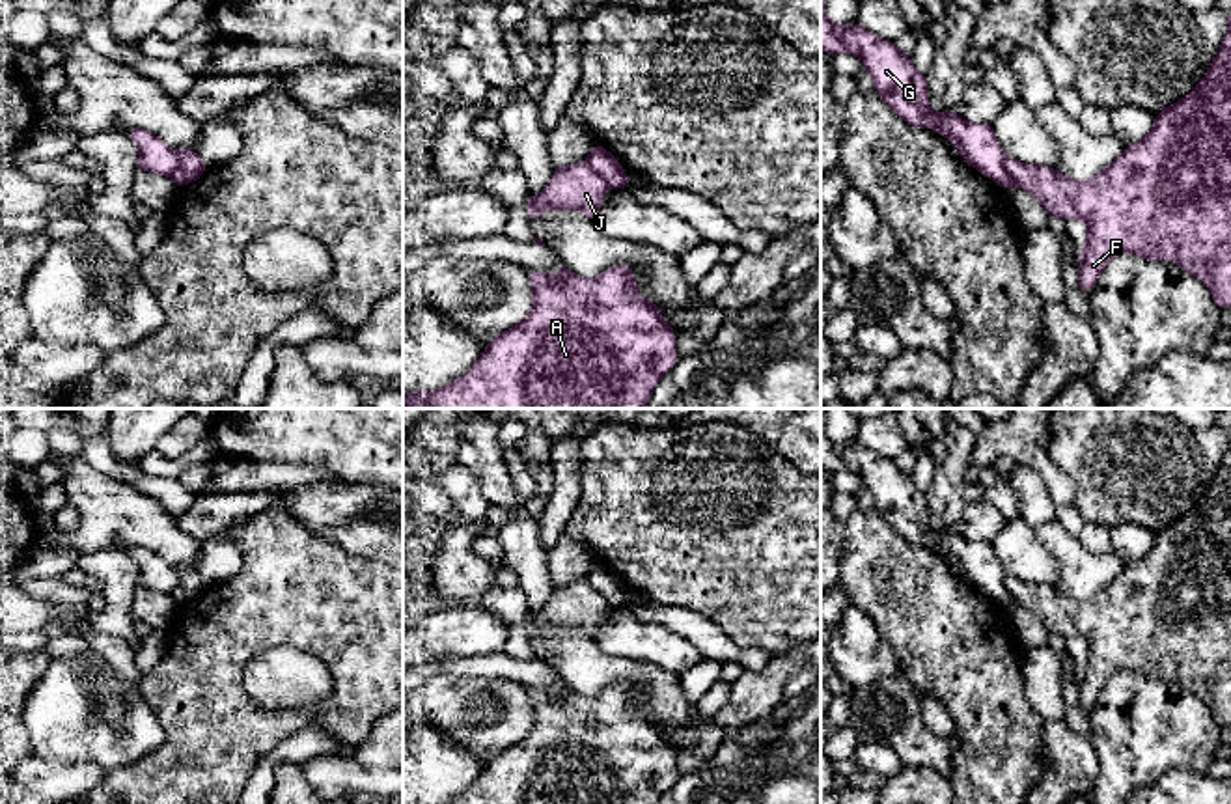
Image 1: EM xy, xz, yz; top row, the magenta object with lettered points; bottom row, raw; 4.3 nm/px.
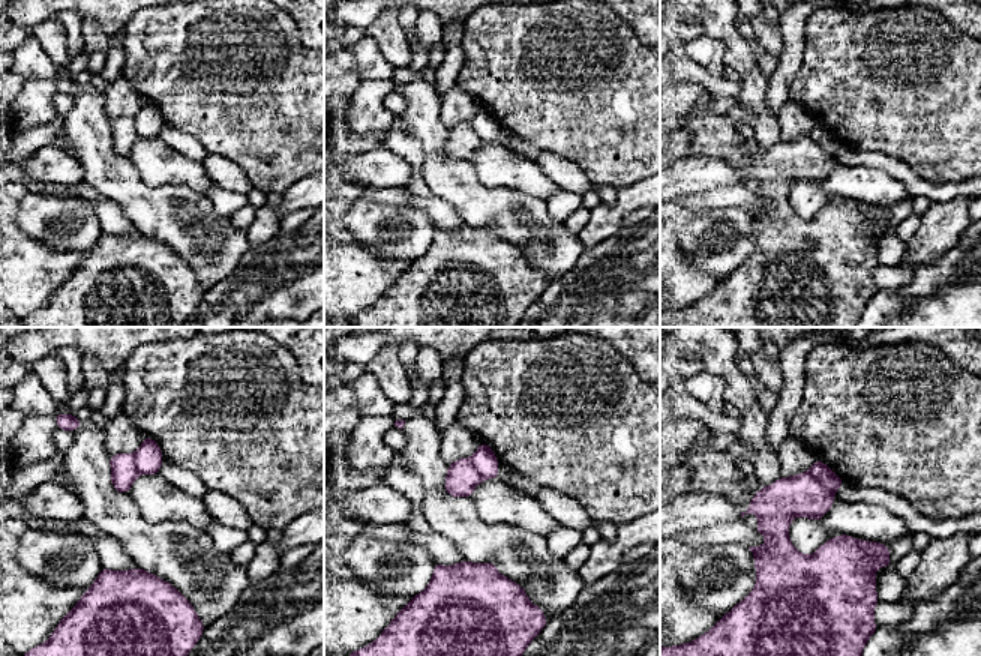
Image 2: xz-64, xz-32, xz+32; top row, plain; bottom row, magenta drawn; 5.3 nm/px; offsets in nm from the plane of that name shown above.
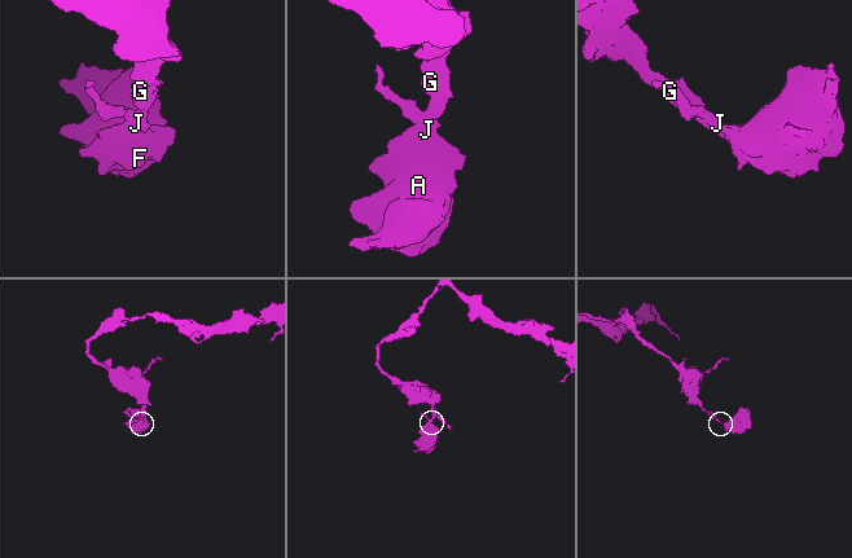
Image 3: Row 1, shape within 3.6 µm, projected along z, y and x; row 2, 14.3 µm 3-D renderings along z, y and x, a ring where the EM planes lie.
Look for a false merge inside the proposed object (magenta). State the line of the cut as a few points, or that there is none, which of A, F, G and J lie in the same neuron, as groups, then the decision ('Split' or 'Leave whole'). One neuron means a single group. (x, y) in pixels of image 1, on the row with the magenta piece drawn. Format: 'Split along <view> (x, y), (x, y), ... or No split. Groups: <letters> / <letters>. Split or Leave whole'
Split along yz (1004, 155), (1004, 170), (1017, 185). Groups: A F J / G. Split

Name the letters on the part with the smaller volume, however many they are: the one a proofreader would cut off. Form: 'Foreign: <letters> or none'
Foreign: A, F, J

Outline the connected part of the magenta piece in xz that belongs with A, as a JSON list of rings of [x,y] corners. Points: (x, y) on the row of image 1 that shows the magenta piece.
[[[560,265],[556,276],[530,270],[533,302],[528,317],[492,338],[477,362],[457,381],[438,390],[403,395],[408,409],[643,409],[658,381],[681,358],[675,332],[653,300],[638,295],[629,265],[614,265],[588,280]]]

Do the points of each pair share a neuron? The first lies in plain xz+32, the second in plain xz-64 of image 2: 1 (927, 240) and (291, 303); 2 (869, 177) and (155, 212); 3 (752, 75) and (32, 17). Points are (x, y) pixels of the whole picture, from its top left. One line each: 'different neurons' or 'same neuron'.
1: different neurons
2: different neurons
3: different neurons

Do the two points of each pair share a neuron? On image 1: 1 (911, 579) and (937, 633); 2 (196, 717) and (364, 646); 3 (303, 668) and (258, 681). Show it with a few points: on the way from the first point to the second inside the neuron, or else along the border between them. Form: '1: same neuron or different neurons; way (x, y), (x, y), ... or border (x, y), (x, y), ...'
1: same neuron; way (911, 592), (935, 620)
2: same neuron; way (221, 670), (260, 631), (318, 631)
3: same neuron; way (291, 678), (269, 679)

